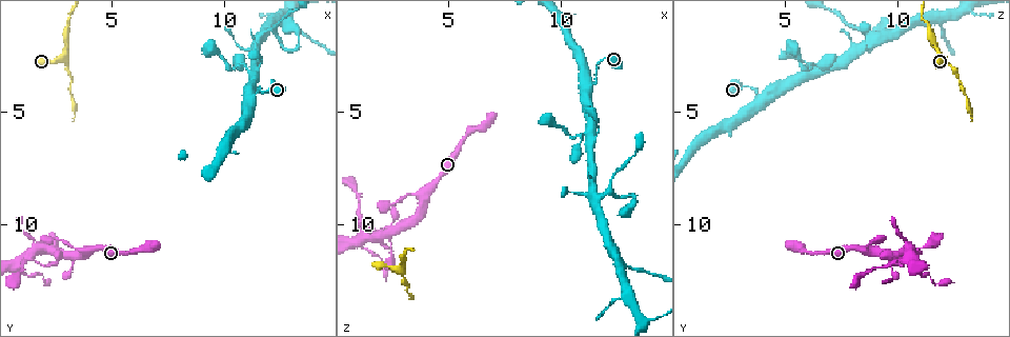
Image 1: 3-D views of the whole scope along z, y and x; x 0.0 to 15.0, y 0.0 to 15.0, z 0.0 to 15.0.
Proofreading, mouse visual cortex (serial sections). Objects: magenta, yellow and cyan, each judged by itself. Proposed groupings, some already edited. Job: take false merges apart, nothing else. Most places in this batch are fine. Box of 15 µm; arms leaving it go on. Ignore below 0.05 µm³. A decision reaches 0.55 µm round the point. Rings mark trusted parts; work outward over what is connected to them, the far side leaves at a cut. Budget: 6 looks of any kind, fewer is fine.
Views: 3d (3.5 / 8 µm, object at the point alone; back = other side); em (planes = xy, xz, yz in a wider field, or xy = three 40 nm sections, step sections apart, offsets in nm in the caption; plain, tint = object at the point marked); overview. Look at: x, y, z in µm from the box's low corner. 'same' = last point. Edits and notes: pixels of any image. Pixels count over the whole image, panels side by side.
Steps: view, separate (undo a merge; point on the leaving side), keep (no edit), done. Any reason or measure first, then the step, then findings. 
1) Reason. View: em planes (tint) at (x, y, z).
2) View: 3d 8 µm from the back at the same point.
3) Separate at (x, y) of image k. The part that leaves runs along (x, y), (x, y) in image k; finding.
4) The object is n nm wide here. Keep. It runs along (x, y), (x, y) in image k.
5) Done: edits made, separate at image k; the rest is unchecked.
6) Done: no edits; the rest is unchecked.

Thin arm on a thick one. View: 3d 8 µm at (1.3, 11.3, 10.5).

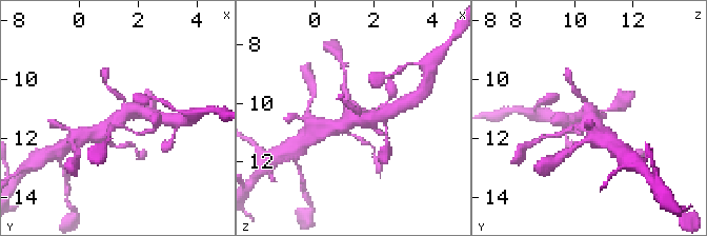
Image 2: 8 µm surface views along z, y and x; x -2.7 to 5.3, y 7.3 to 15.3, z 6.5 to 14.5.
Zoom in. View: 3d 3.5 µm at (1.3, 11.4, 10.6).

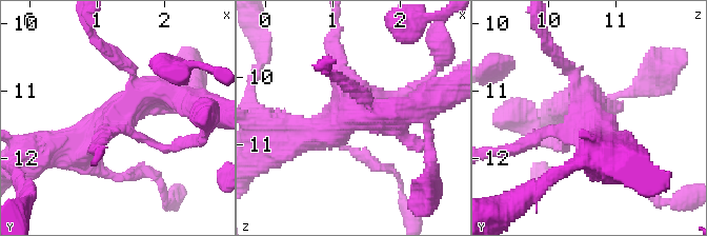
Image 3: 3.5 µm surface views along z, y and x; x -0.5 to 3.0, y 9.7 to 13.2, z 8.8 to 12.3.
View: em xy step 5 (tint) at (1.30, 11.35, 10.60).

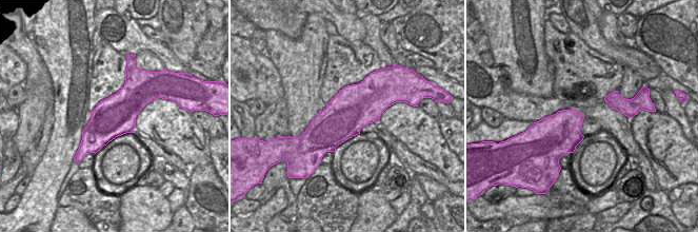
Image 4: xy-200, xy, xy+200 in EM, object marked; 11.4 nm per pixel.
Keep. It runs along (177, 98), (144, 92), (60, 150) in image 3; continuous, no second cell.

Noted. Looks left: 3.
Two arms in line, one across. View: 3d 3.5 µm from the back at (2.9, 2.8, 12.1).

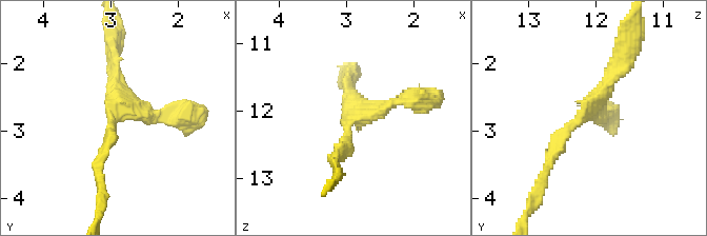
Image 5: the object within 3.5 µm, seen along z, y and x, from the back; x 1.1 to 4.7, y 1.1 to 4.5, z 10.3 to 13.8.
3 arms meet here; the arms are 150, 200, 200 nm wide; need the tissue. View: em planes (tint) at (2.95, 2.75, 12.20).

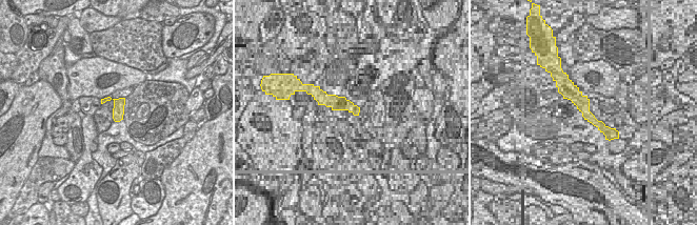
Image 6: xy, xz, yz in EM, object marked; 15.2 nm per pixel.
Keep. It runs along (415, 99), (352, 120), (334, 160) in image 5; one cell here.

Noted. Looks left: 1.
Sharp bend. View: 3d 3.5 µm from the back at (12.2, 1.3, 8.5).

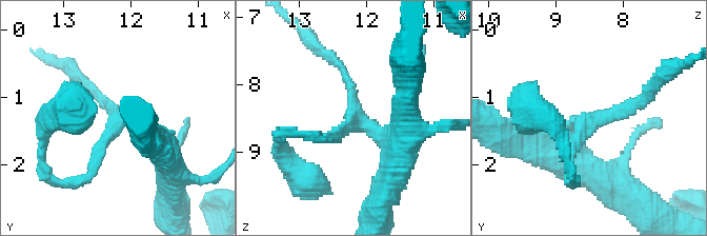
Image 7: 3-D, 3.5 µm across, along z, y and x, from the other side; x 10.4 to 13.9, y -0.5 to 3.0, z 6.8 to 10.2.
The arms are 150, 150, 350 nm wide. Keep. It runs along (168, 161), (126, 119), (87, 174) in image 7; one cell here.

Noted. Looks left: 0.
Done: no edits; the rest is unchecked.

